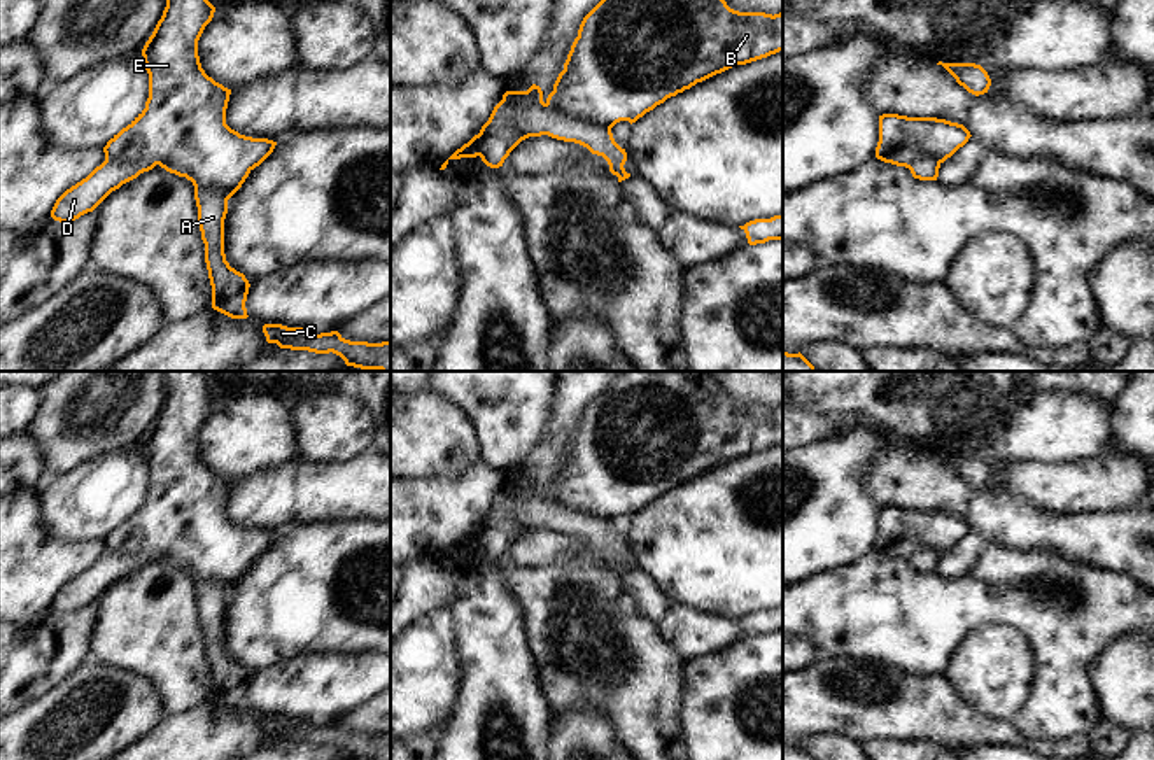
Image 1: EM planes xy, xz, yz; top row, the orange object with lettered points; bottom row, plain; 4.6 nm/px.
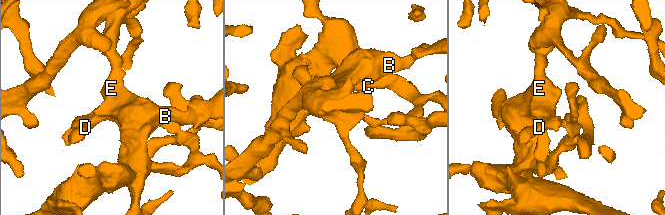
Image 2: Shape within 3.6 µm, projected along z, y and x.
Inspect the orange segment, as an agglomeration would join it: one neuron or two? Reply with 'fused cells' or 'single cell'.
fused cells

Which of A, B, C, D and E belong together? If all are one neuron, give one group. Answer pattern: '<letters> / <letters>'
A C D / B E

